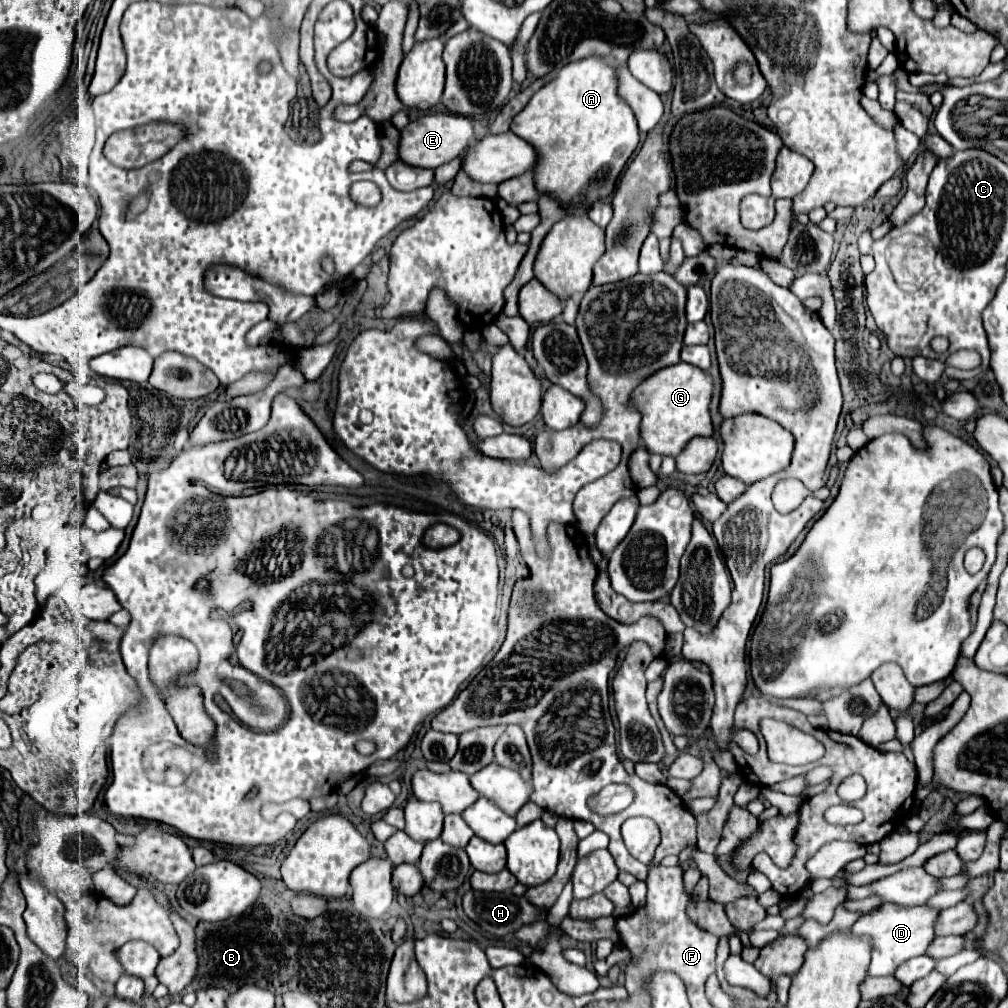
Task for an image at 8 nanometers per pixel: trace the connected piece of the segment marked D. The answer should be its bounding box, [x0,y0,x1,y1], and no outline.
[854,904,940,976]

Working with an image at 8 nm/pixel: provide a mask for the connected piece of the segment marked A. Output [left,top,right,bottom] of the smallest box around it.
[510,56,640,214]

